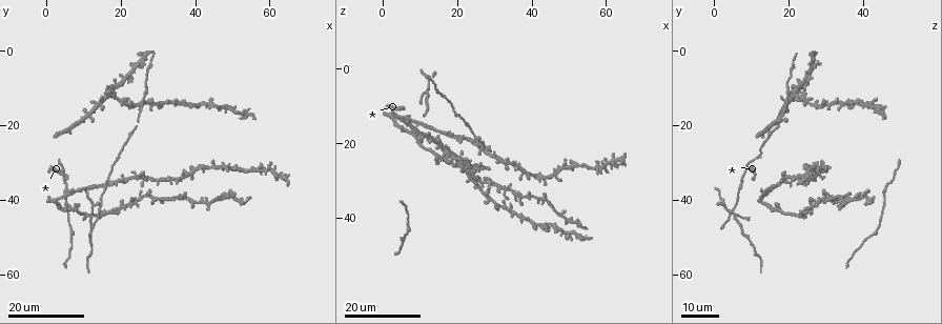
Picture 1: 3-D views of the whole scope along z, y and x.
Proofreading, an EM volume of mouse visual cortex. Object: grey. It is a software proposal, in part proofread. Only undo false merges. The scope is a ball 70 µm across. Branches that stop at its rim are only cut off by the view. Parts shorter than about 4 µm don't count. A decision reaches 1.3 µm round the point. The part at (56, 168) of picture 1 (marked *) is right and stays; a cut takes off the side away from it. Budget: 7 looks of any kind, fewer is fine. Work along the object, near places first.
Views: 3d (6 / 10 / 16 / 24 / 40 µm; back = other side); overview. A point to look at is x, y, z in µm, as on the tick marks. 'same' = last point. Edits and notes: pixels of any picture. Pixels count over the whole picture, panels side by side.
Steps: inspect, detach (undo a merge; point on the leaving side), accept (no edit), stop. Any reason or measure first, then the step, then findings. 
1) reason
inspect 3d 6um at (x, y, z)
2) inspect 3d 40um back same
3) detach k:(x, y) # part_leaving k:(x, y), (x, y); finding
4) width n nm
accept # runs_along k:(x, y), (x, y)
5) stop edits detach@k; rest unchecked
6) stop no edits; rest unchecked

three arms meet
inspect 3d 24um at (21.0, 34.5, 18.0)

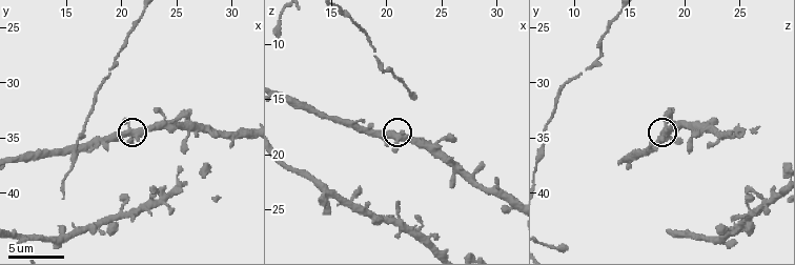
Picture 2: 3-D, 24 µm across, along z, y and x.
closer look
inspect 3d 10um at (20.8, 34.2, 18.4)

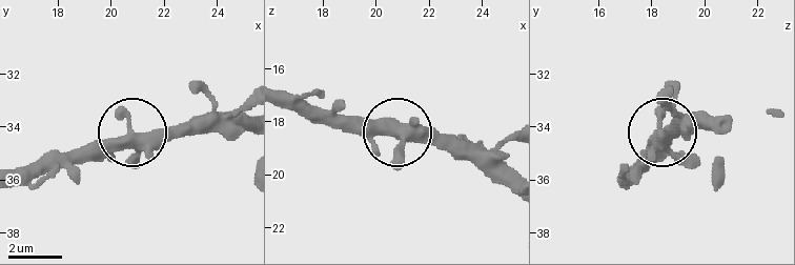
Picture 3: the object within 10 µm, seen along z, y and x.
width 440 nm
accept # runs_along 3:(18, 177), (141, 131), (195, 120), (212, 106); one cell here

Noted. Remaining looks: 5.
inspect 3d 16um at (6.0, 38.5, 13.0)

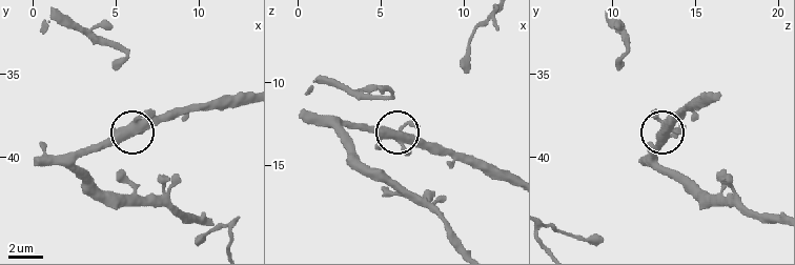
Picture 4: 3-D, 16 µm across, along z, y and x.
inspect 3d 6um at (5.8, 38.5, 13.3)

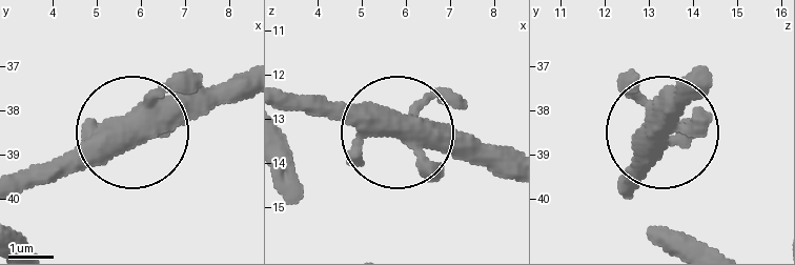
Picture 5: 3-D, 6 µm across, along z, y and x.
inspect 3d 6um back at (5.75, 38.45, 13.25)

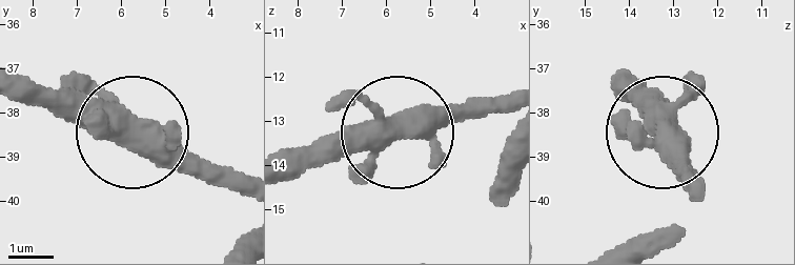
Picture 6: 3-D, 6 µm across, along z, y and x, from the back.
side_arm 72 um; arms 5
accept # one cell here

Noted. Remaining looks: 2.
arms part here
inspect 3d 16um at (11.5, 44.0, 5.5)

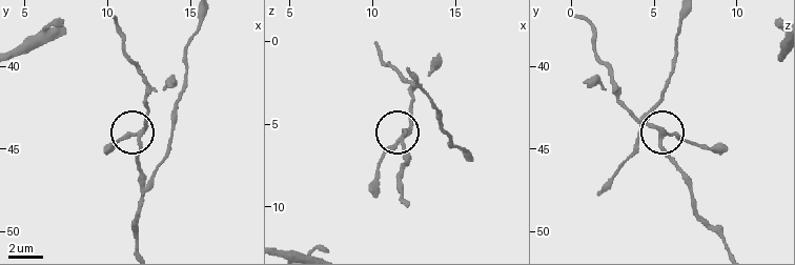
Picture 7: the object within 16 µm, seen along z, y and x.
inspect 3d 6um at (12.0, 44.2, 5.5)

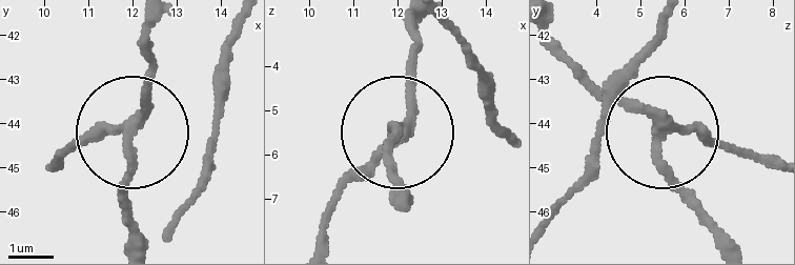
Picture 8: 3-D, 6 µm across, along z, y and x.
width 220 nm
accept # continuous, no second cell

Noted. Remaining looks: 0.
stop no edits; rest unchecked

